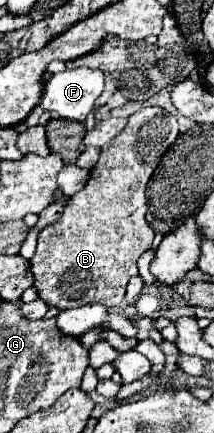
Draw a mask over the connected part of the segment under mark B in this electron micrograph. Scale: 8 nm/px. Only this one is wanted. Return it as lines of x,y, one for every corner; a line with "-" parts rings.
145,106
133,116
129,116
127,126
113,138
111,144
105,144
97,166
91,170
87,186
77,192
71,202
61,212
59,220
39,232
37,252
31,258
31,270
35,276
35,288
49,306
53,308
79,308
89,302
99,302
103,306
117,306
125,296
125,288
131,276
137,276
139,256
151,248
153,230
145,220
147,200
145,186
155,172
161,156
177,138
177,118
163,108

